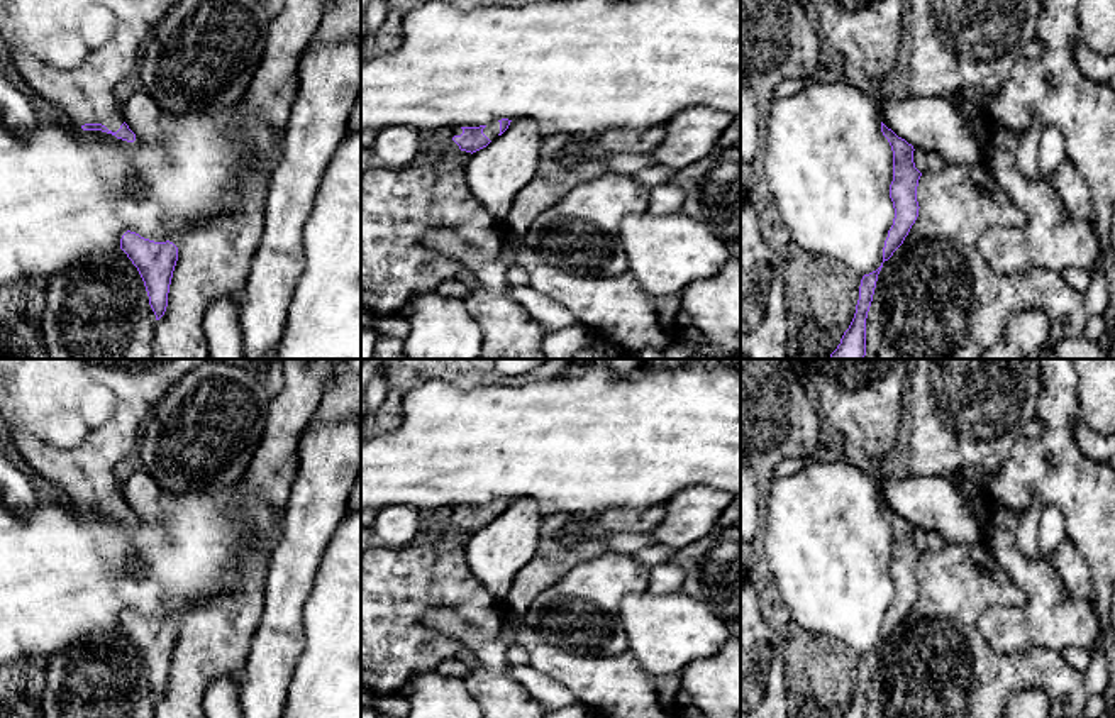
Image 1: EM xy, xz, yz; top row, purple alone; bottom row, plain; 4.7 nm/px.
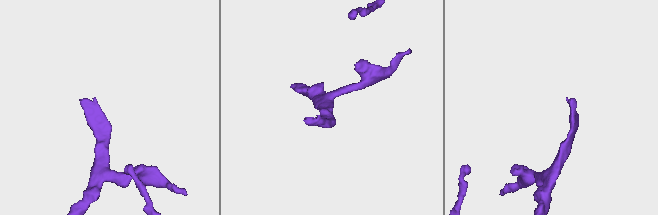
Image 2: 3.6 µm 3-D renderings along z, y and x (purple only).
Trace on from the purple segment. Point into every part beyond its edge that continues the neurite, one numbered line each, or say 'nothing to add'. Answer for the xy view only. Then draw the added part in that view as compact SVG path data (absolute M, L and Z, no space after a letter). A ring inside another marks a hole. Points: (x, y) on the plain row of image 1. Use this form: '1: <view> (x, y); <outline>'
1: xy (73, 420); M0 359L0 423L29 466L56 486L61 486L69 501L76 506L85 503L102 503L108 510L117 511L125 500L115 481L115 464L139 447L141 422L147 413L190 369L203 361L205 359Z

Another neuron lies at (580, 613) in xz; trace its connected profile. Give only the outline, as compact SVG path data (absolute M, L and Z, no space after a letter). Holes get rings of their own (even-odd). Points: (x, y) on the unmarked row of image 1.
M610 550L580 564L544 589L524 621L549 645L581 657L615 657L629 650L619 627L620 601L647 591L651 567Z

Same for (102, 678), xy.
M122 628L46 660L44 718L153 718L156 701L144 660Z

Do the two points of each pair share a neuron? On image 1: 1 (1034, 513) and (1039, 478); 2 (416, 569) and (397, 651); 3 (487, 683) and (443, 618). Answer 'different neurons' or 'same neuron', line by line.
1: different neurons
2: same neuron
3: same neuron

